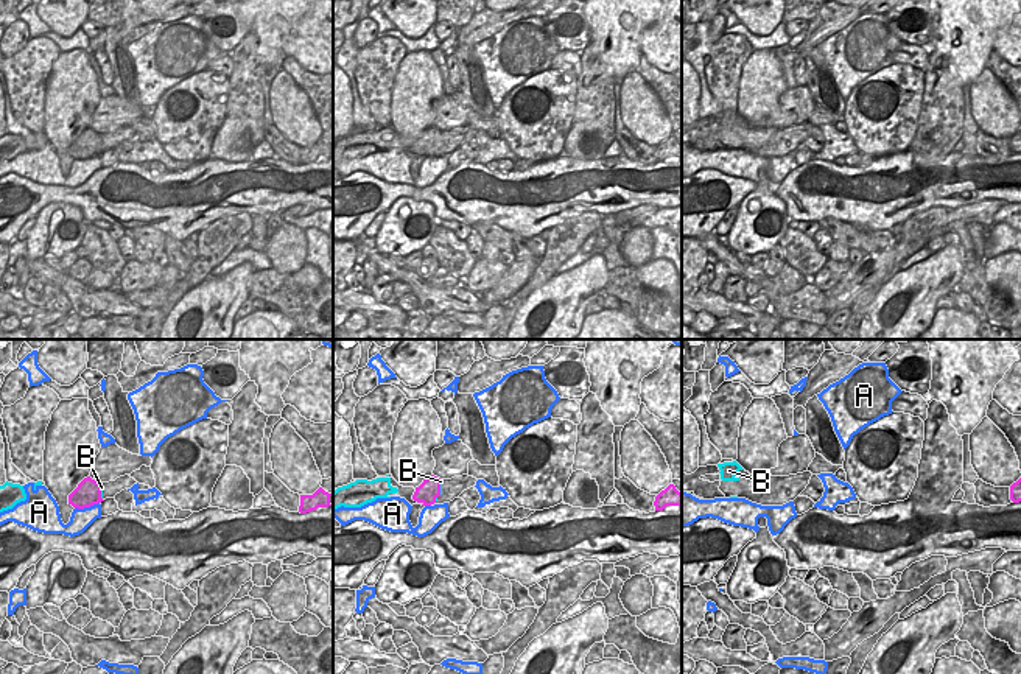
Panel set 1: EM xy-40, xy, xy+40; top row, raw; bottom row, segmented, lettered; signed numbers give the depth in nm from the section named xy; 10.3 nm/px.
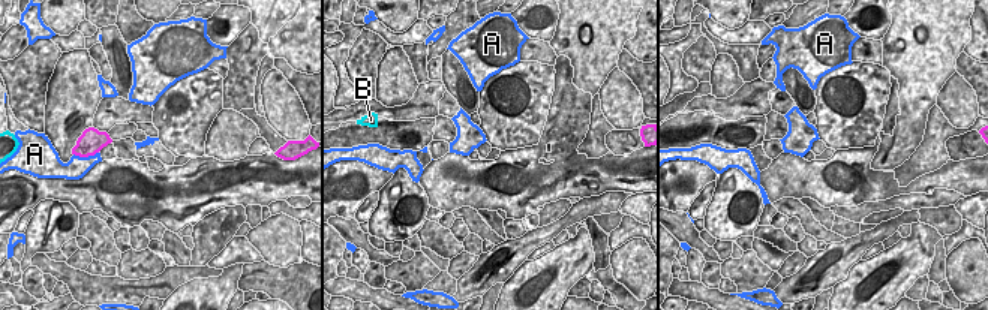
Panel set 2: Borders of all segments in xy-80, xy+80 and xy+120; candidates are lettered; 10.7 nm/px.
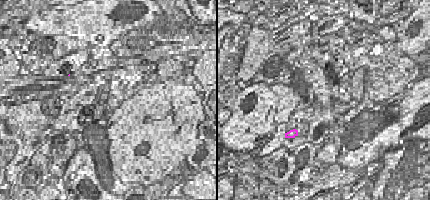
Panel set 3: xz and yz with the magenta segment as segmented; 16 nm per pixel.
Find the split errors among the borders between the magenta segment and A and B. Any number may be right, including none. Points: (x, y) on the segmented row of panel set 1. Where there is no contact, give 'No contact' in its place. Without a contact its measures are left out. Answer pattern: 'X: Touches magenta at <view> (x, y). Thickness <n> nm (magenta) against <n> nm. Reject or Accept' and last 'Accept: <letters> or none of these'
A: Touches magenta at xy-40 (86, 506). Thickness 260 nm (magenta) against 220 nm. Reject
B: Touches magenta at xy (439, 487). Thickness 220 nm (magenta) against 30 nm. Accept
Accept: B

